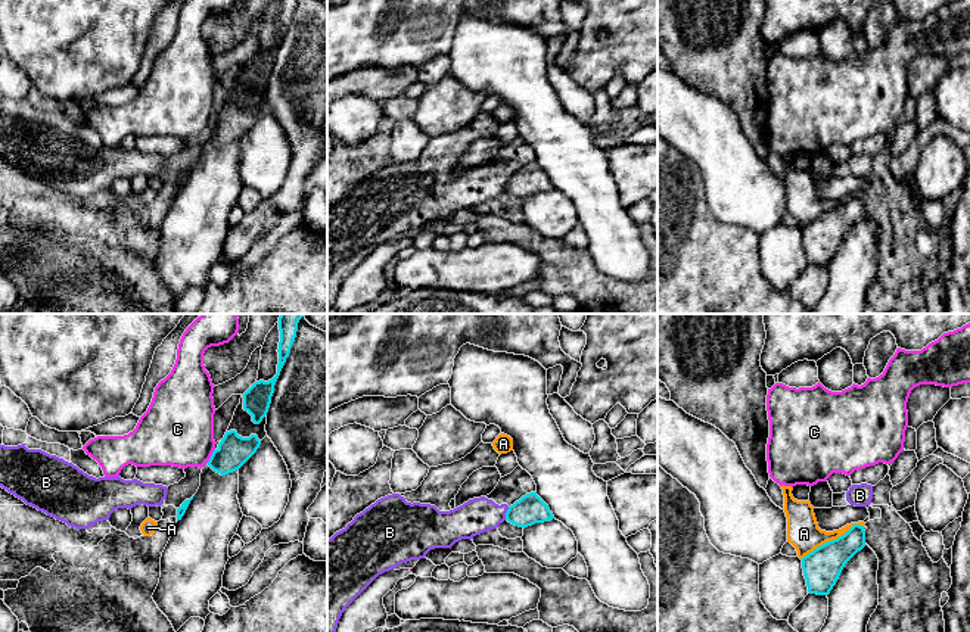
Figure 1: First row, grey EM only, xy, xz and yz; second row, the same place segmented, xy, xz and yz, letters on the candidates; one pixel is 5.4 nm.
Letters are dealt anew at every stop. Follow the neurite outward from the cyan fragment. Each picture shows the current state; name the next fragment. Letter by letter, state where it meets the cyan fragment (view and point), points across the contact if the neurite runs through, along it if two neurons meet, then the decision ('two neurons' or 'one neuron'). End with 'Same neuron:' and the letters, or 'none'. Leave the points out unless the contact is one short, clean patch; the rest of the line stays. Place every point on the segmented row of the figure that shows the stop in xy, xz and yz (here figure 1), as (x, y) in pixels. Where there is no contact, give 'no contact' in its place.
A: contact yz (833, 539); border yz (863, 525), (854, 525), (842, 535), (823, 542), (801, 559); two neurons
B: contact xz (506, 513); border xz (509, 507), (504, 519); two neurons
C: contact xy (211, 455); two neurons
Same neuron: none

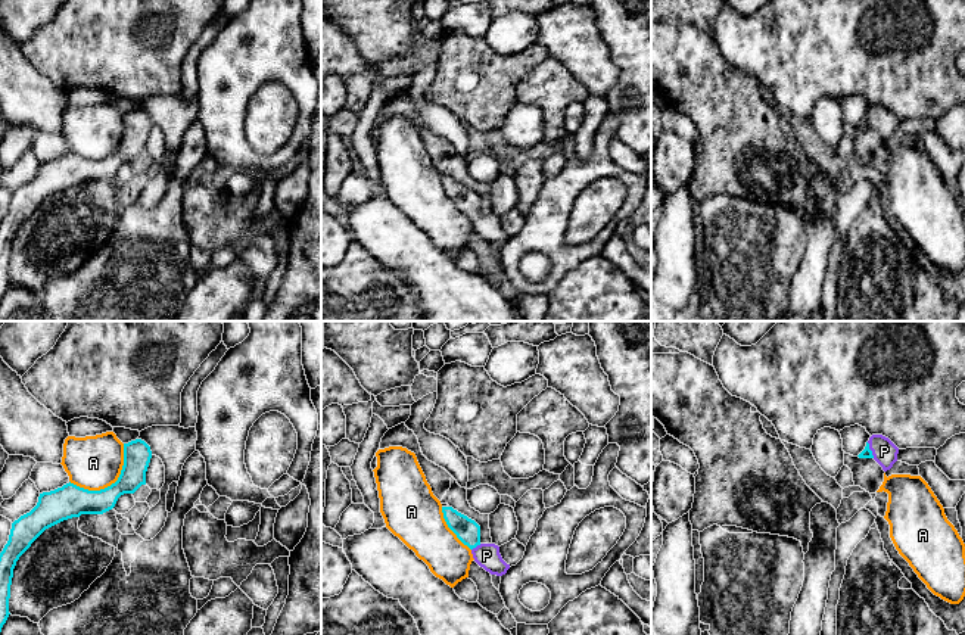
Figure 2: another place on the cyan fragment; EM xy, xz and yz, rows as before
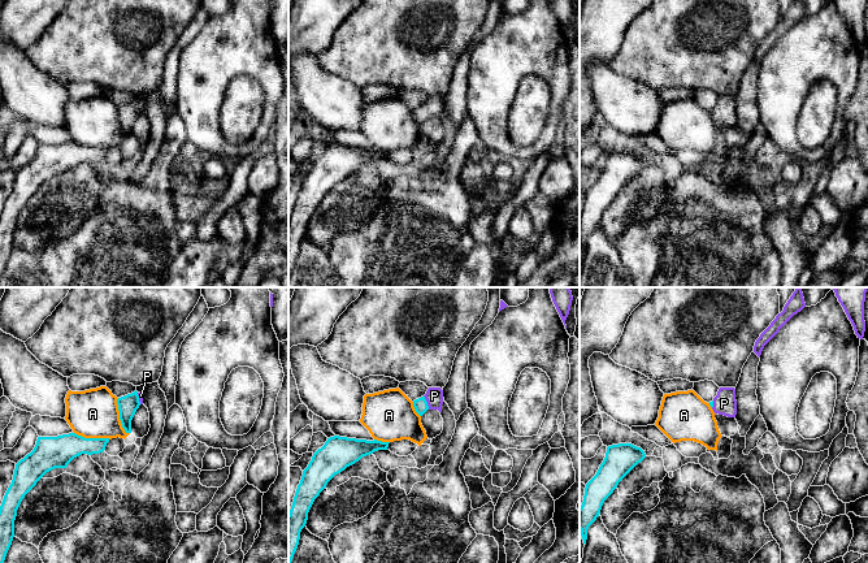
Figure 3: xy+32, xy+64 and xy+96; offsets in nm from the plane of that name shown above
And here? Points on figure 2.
A: contact xy (112, 483); two neurons
P: contact yz (869, 450); way yz (867, 453), (869, 450), (884, 451); one neuron
Same neuron: P

